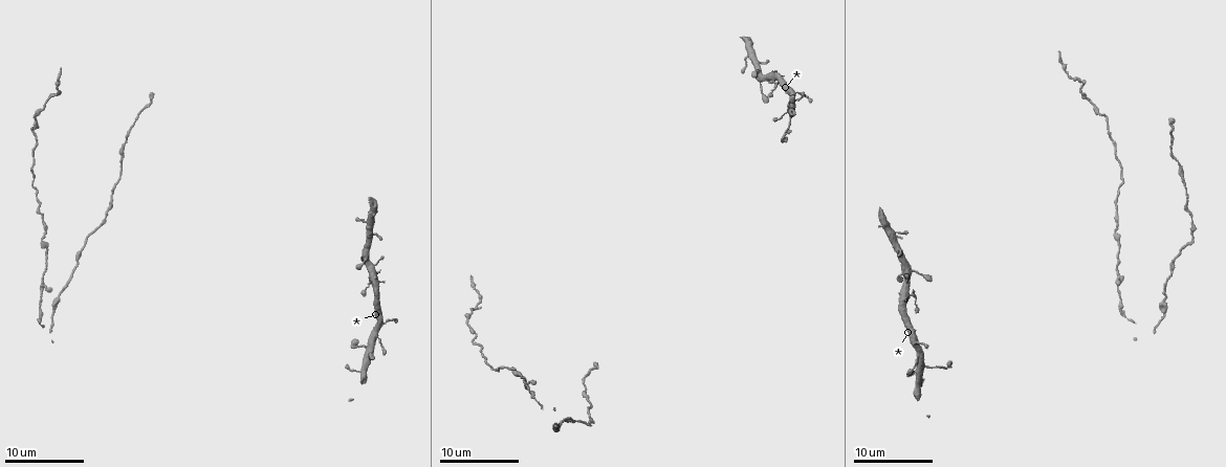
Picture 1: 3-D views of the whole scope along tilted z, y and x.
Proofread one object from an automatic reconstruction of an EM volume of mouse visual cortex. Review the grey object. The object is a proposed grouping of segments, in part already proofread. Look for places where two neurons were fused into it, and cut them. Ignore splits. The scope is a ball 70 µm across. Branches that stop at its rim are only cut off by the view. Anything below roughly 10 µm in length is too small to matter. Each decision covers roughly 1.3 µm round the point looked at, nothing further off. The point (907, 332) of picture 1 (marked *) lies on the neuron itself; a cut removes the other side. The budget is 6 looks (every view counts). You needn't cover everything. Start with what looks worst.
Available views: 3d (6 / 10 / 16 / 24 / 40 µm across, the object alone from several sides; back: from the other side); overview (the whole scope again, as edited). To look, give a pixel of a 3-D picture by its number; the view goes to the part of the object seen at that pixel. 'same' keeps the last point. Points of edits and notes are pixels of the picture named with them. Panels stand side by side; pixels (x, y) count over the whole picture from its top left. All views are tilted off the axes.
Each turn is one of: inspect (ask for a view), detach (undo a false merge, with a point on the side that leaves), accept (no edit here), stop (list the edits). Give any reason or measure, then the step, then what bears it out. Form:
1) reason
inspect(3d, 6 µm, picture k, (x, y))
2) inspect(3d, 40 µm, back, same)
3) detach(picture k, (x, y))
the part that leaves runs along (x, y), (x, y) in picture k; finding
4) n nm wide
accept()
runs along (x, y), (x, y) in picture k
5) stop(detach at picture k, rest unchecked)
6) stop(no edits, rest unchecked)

a narrow waist
inspect(3d, 16 µm, picture 1, (111, 199))

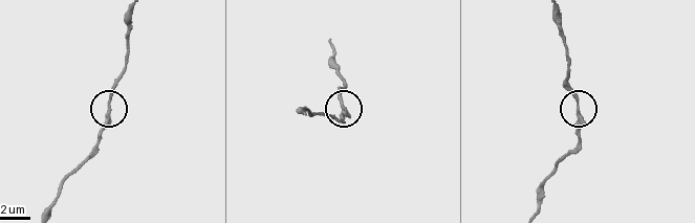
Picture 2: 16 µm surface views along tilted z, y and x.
accept()
one neuron here

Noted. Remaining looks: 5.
sudden change in width
inspect(3d, 16 µm, picture 1, (1117, 227))

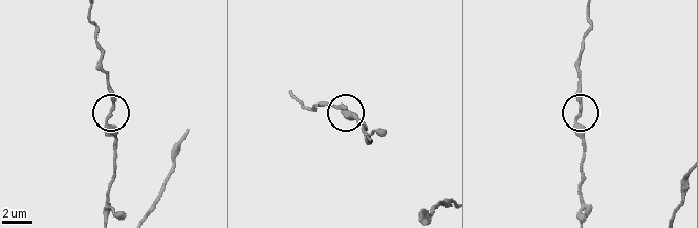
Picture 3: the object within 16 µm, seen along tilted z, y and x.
accept()
continuous, no second neuron

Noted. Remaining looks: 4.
inspect(3d, 16 µm, picture 1, (120, 158))

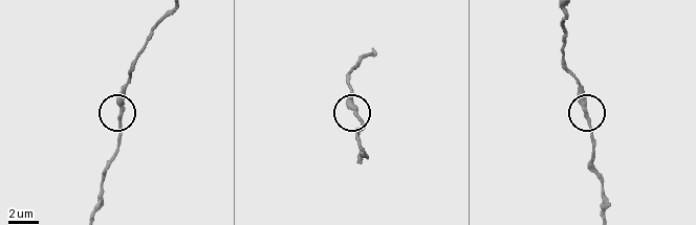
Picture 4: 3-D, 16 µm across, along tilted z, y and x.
inspect(3d, 6 µm, picture 4, (355, 110))

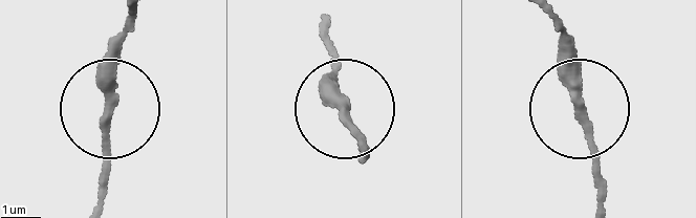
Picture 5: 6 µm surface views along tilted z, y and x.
260 nm wide
accept()
one neuron here

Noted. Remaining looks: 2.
stop(no edits, rest unchecked)

